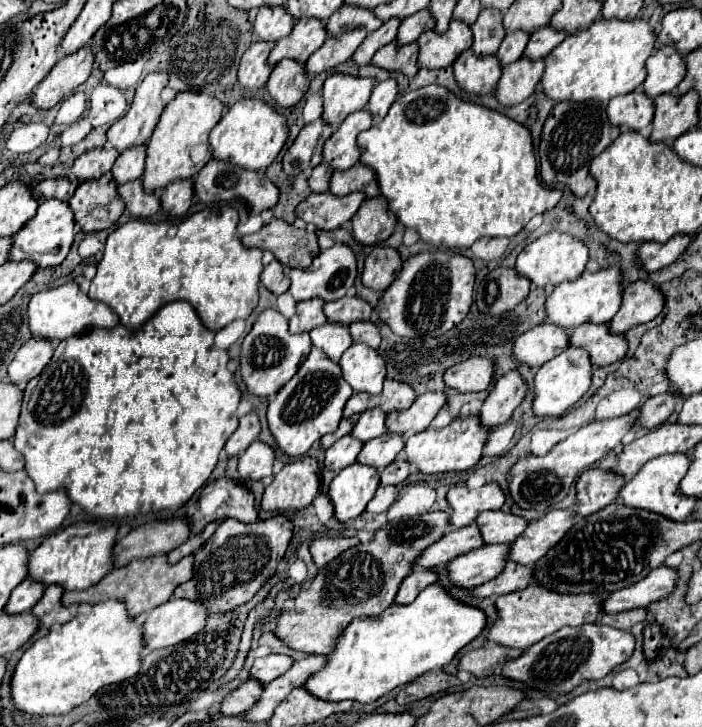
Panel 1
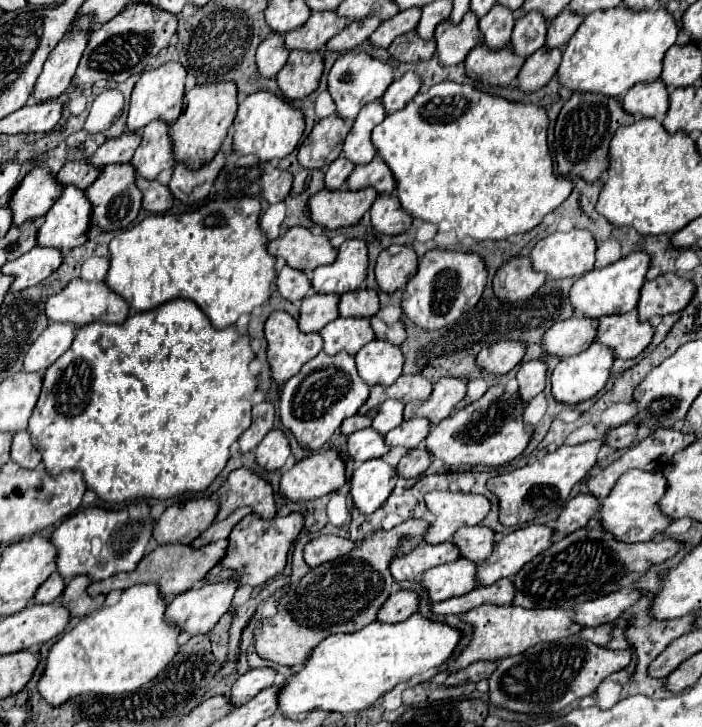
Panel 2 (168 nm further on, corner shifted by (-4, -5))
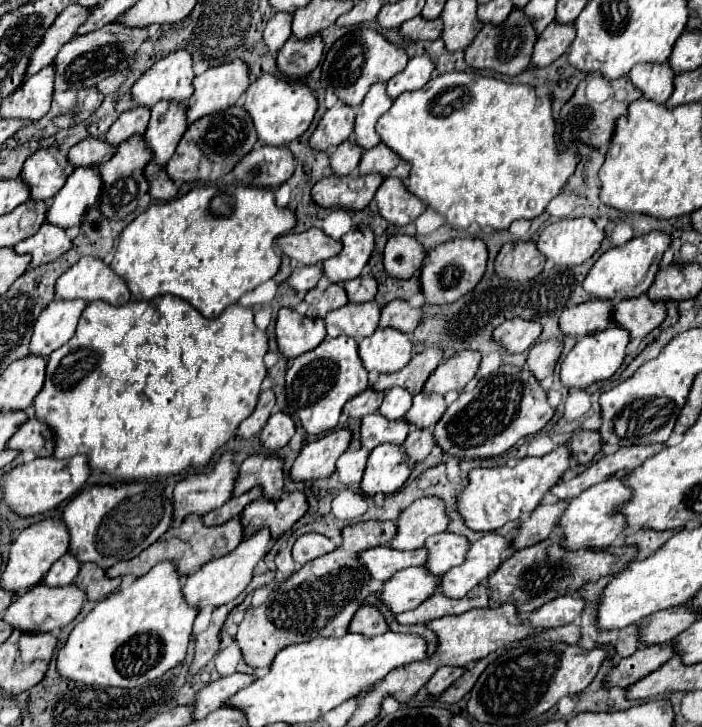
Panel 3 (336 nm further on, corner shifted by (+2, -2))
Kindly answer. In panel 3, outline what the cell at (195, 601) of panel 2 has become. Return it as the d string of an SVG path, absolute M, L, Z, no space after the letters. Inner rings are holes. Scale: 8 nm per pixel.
M261 528L257 530L251 538L243 540L235 550L231 550L229 554L217 558L217 560L211 560L207 562L205 566L201 566L199 570L191 572L187 576L187 582L183 586L183 592L185 592L185 600L195 606L197 610L213 604L213 606L221 606L221 604L227 604L229 600L237 598L251 582L253 578L253 570L257 566L257 562L261 558L267 556L271 548L271 534L269 534L269 528Z

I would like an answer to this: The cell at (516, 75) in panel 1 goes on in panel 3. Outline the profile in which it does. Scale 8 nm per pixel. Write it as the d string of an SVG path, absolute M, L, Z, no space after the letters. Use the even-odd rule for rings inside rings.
M551 22L535 44L531 66L551 64L557 56L565 54L571 42L573 42L573 26L557 26L557 22Z

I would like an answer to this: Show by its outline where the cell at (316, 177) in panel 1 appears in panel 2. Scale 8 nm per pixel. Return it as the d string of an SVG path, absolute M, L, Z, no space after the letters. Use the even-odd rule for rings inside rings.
M339 157L335 159L327 173L325 173L325 187L331 189L331 191L337 191L337 189L343 189L349 173L355 169L355 165L351 165L351 161L347 161L345 157Z

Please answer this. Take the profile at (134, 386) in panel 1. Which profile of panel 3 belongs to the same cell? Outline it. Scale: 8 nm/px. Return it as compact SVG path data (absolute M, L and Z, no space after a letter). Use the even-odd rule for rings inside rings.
M157 296L153 300L137 300L125 306L109 306L109 302L91 302L77 324L73 338L57 348L47 362L45 386L35 398L35 418L49 424L55 432L55 458L71 458L77 454L87 454L91 468L111 474L115 480L137 480L161 474L179 474L193 466L205 466L211 456L233 436L239 422L243 422L255 410L259 400L261 382L267 376L263 356L267 354L267 334L253 324L253 310L241 304L227 306L217 318L201 316L189 302L177 296Z

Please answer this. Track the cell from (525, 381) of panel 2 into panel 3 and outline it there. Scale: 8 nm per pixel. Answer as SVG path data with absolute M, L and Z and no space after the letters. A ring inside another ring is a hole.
M553 340L553 342L537 342L531 350L529 350L529 358L527 358L527 368L539 378L543 380L545 376L553 374L555 364L559 360L563 352L563 344Z

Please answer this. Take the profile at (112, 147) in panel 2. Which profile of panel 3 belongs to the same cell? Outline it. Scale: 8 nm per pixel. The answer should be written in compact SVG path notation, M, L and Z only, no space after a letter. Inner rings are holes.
M147 106L131 108L115 120L115 124L107 132L105 140L113 146L119 146L121 142L125 142L127 138L131 138L135 134L145 134L147 124L149 124L149 108Z

